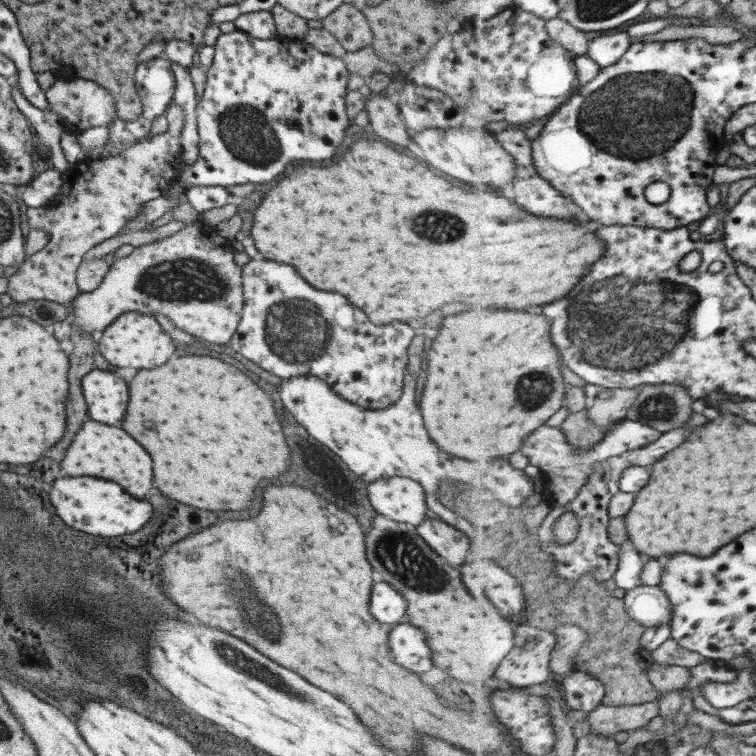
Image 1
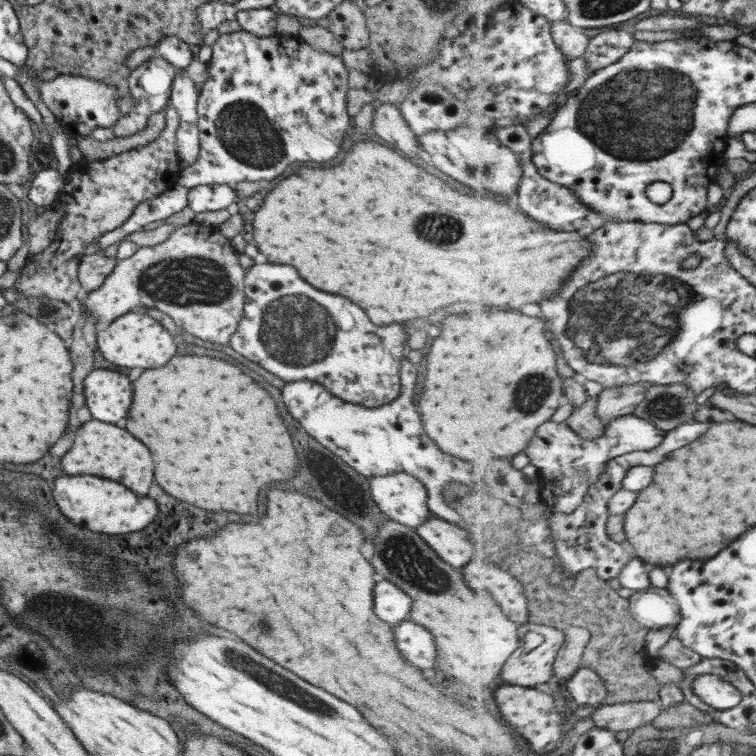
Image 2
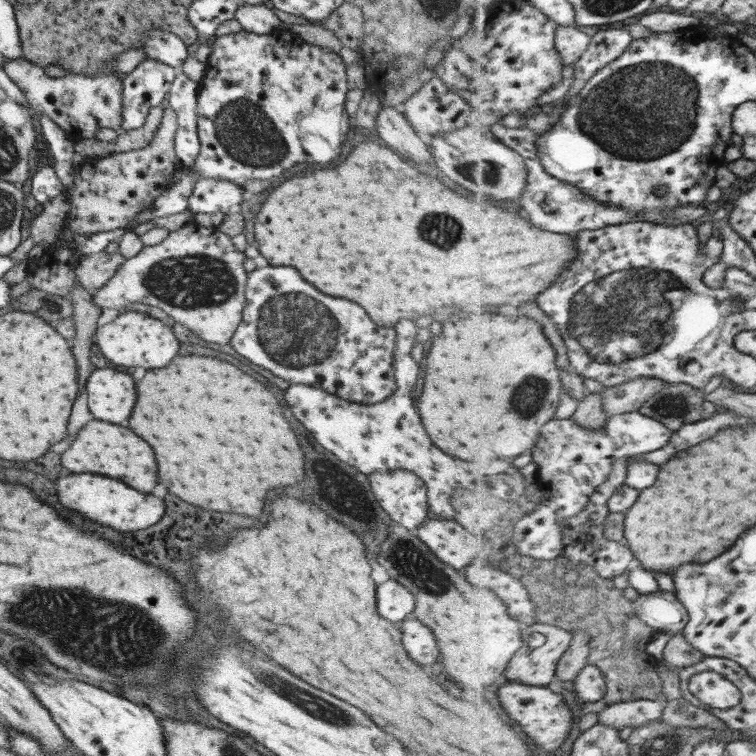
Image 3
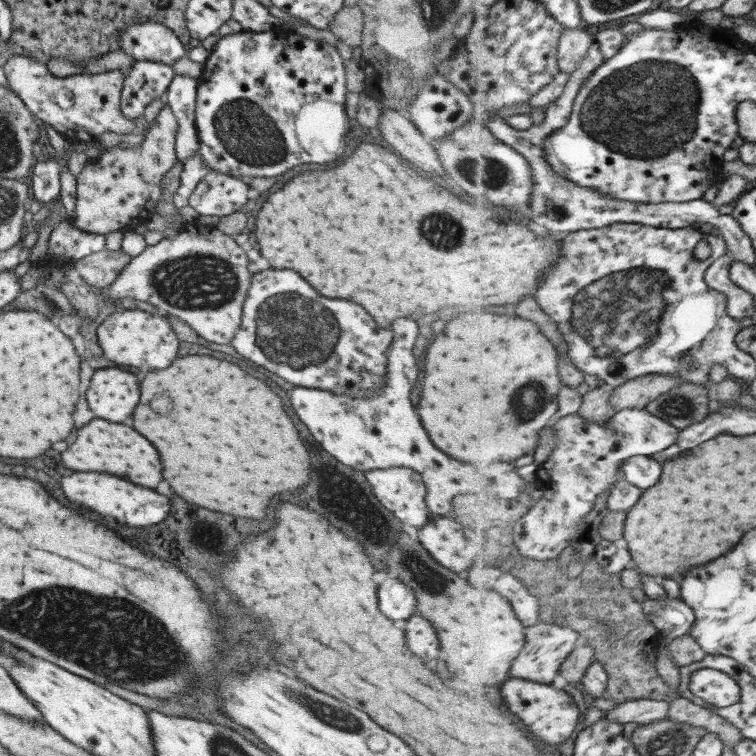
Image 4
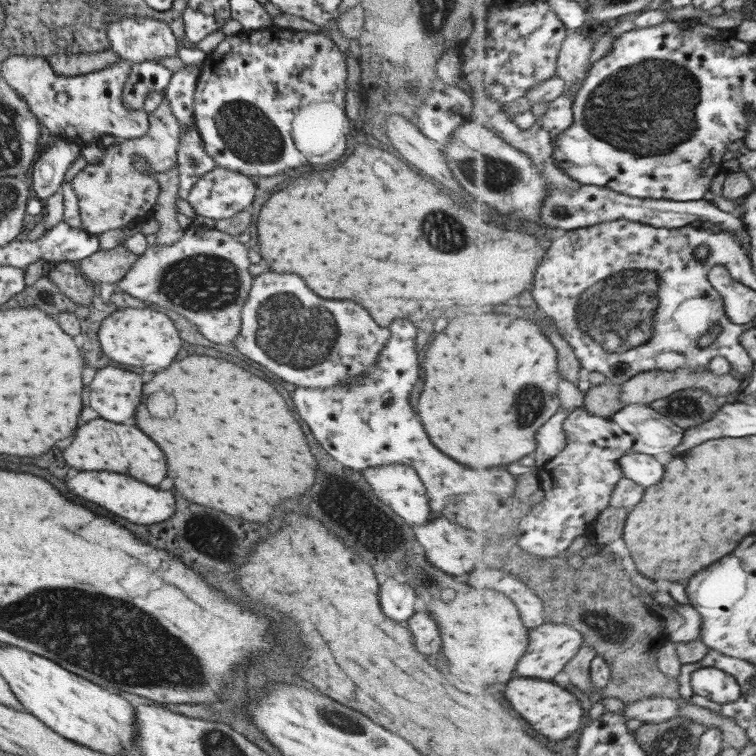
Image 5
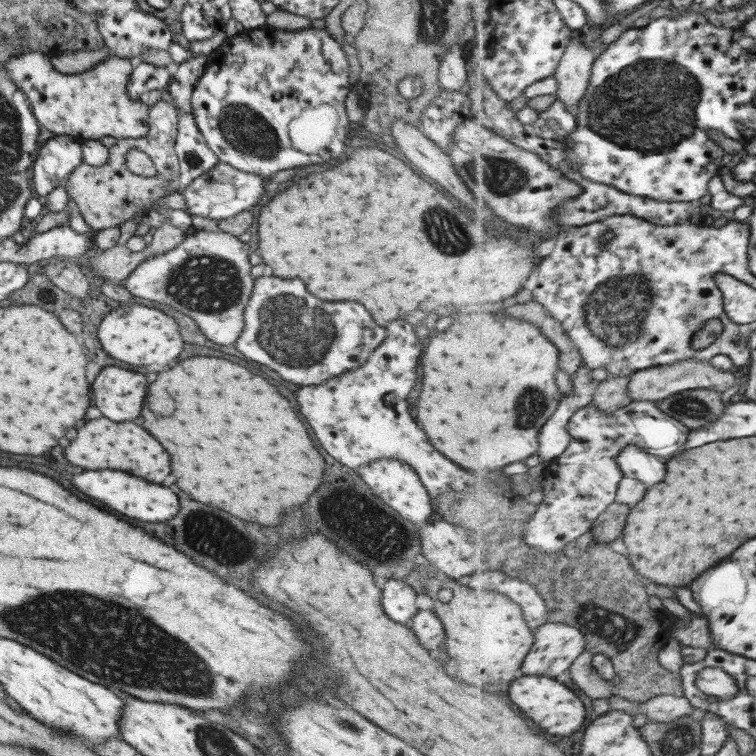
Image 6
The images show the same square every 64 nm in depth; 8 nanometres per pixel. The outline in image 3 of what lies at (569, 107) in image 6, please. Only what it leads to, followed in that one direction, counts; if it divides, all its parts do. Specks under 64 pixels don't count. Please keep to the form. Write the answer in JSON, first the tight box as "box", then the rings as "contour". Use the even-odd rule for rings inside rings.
{"box":[556,26,592,66],"contour":[[[560,26],[556,31],[556,47],[567,66],[576,62],[585,54],[592,41],[592,32],[583,28]]]}

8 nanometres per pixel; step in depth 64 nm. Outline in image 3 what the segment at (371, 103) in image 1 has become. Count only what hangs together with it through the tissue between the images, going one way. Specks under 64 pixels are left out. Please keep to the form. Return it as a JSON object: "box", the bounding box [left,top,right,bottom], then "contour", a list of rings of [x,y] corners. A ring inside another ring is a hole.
{"box":[373,106,434,166],"contour":[[[382,106],[377,112],[373,130],[385,144],[389,144],[405,158],[411,158],[417,164],[433,166],[434,160],[431,159],[429,147],[417,137],[399,108]]]}

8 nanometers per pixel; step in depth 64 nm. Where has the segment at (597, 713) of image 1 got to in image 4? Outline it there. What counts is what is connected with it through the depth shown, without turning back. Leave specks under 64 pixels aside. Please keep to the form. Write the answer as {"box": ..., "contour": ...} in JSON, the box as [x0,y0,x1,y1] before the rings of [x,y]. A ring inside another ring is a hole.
{"box":[604,699,671,725],"contour":[[[635,699],[618,703],[615,708],[604,714],[605,717],[619,721],[619,723],[636,722],[641,725],[667,719],[669,708],[671,708],[671,704],[666,700]]]}

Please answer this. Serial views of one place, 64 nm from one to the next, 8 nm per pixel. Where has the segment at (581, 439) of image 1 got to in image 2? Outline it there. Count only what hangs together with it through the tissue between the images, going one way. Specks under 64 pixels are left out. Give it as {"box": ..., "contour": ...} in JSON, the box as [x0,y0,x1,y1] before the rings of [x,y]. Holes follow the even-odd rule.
{"box":[566,397,605,440],"contour":[[[589,397],[566,420],[583,440],[598,440],[605,433],[605,423],[597,414],[598,397]]]}

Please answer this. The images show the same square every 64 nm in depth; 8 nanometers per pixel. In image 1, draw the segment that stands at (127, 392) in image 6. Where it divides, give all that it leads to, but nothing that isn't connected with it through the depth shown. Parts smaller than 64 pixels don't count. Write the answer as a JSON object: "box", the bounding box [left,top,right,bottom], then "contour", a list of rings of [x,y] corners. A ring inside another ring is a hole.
{"box":[81,370,127,426],"contour":[[[91,370],[81,380],[83,398],[91,420],[117,426],[125,414],[127,386],[125,380],[103,370]]]}

